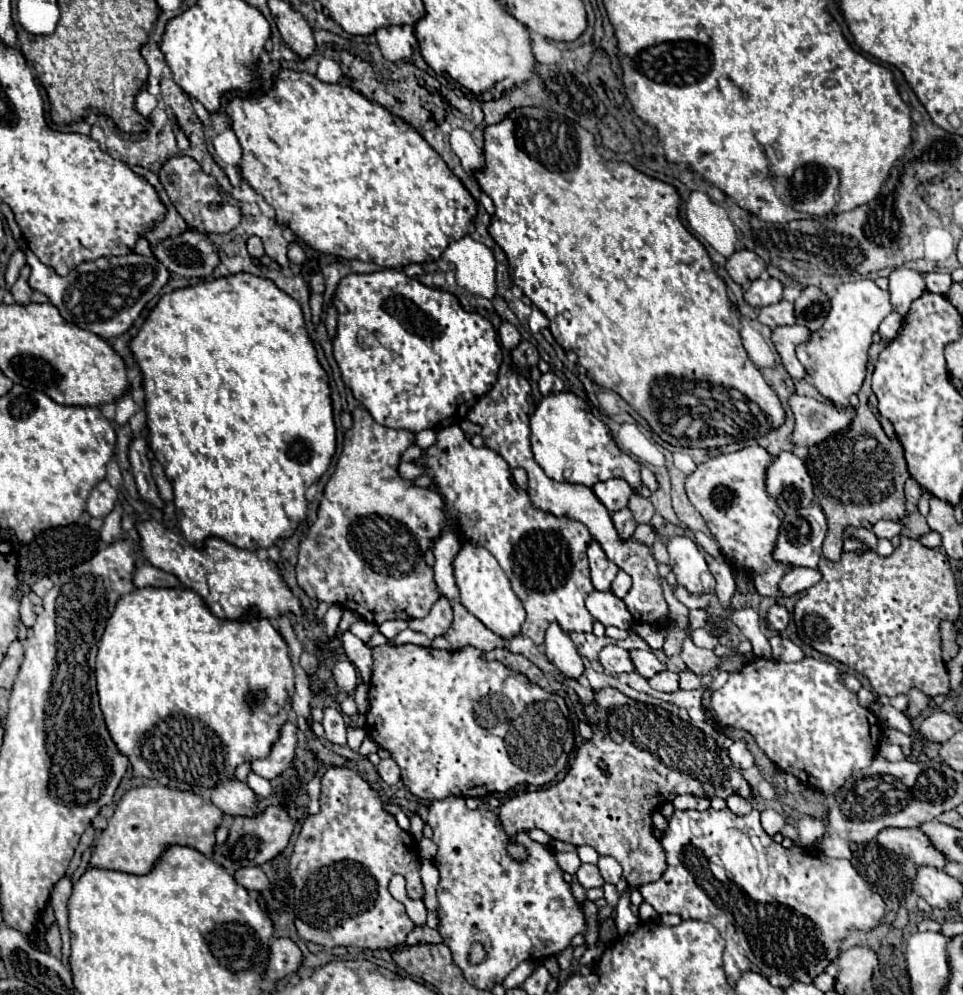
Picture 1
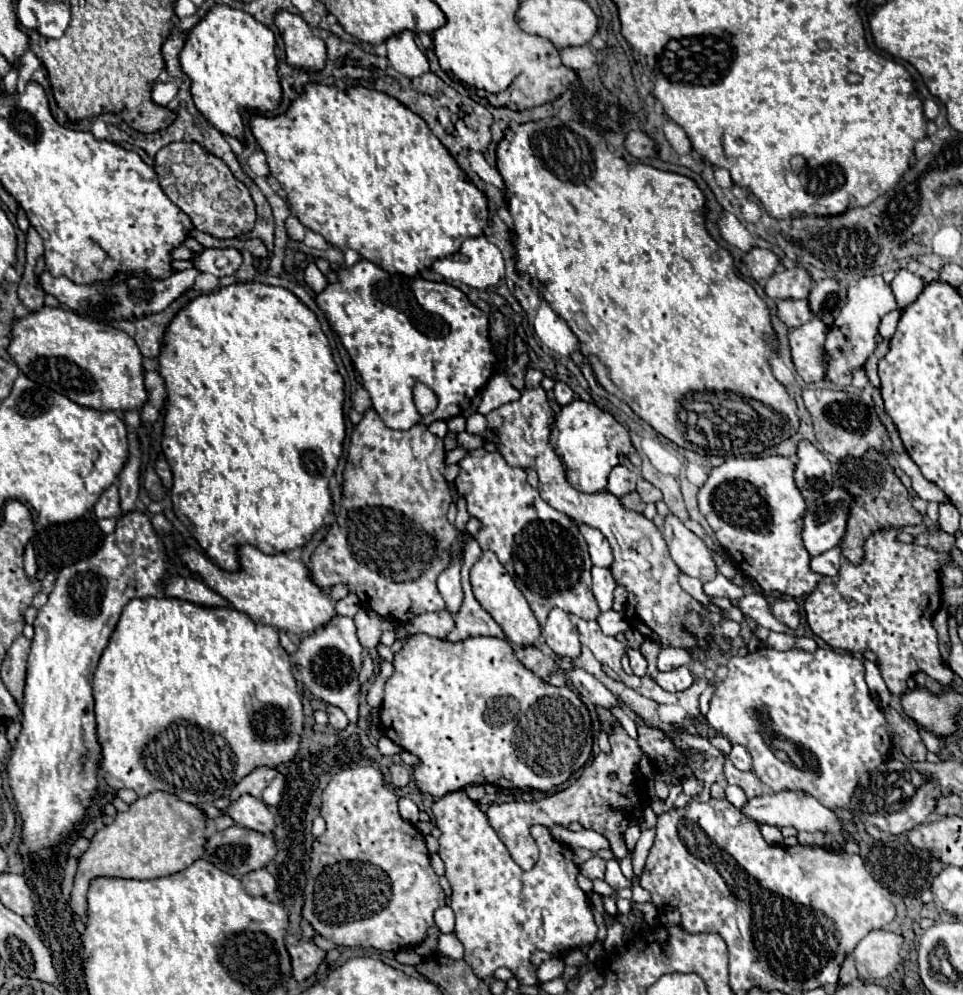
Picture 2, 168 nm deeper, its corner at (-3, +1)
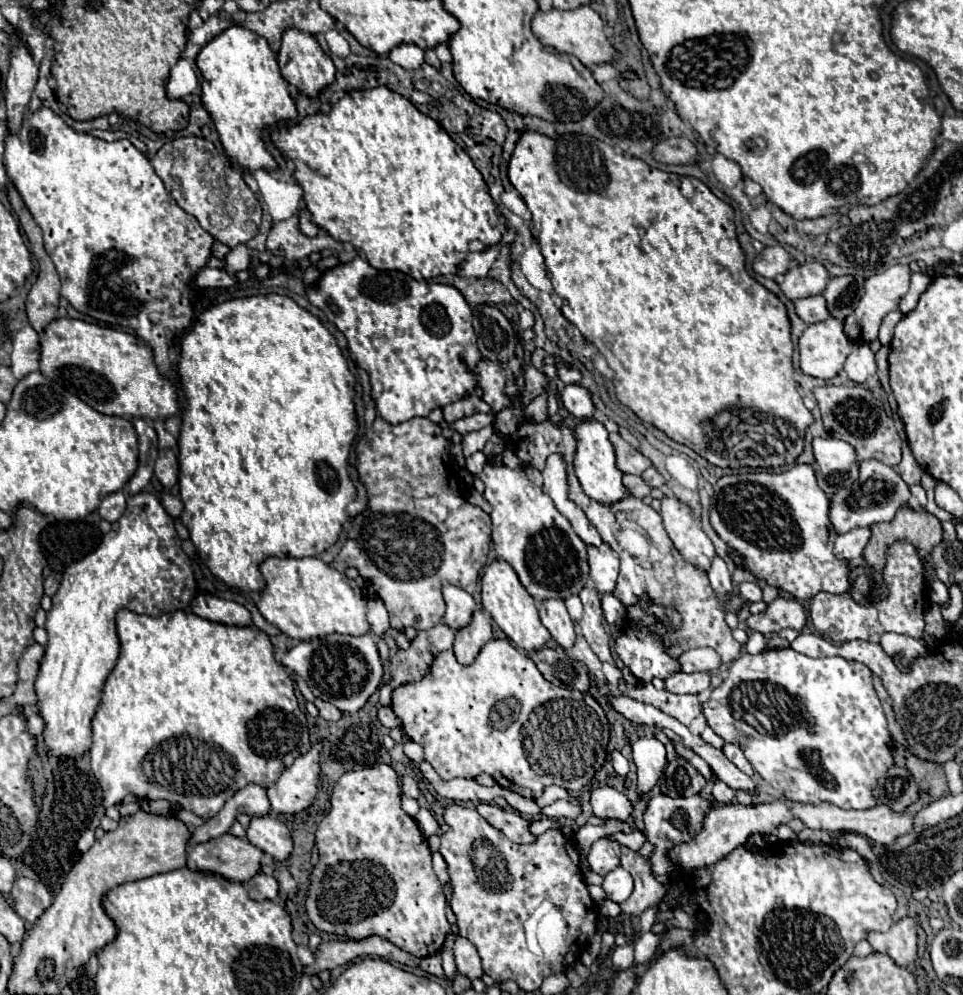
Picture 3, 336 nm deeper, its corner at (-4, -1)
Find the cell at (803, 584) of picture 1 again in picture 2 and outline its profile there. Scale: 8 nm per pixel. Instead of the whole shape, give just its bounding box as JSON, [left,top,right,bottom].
[810,547,842,577]

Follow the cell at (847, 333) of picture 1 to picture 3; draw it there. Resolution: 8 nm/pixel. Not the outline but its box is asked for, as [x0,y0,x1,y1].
[845,265,911,343]

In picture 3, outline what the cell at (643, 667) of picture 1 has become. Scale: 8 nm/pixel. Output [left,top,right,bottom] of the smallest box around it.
[679,647,723,673]

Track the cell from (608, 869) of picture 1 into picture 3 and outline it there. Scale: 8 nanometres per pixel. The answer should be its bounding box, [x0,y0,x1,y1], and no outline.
[601,867,633,903]

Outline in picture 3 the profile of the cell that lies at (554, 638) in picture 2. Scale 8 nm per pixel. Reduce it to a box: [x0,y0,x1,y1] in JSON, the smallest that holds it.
[537,599,575,649]

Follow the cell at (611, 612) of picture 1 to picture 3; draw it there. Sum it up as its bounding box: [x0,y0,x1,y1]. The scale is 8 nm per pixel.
[587,543,619,593]

